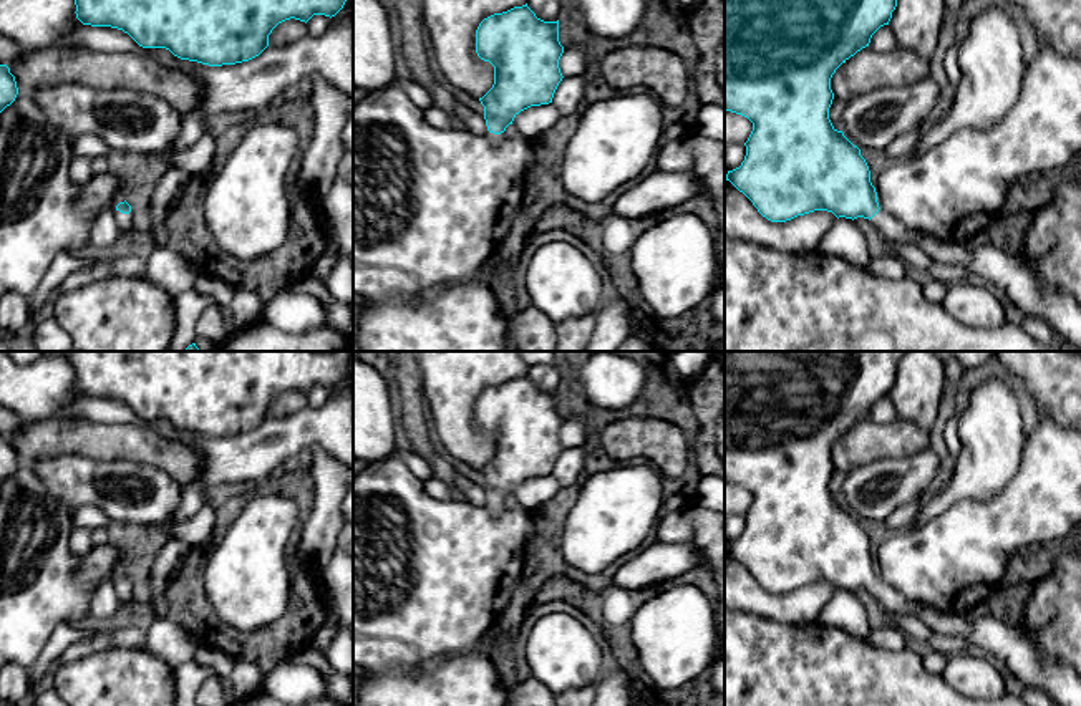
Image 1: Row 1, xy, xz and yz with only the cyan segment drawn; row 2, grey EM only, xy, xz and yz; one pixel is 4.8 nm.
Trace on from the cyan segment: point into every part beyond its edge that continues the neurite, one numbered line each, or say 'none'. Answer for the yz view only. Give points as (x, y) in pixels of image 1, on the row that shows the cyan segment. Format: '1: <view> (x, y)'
1: yz (1027, 290)

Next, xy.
1: xy (123, 221)

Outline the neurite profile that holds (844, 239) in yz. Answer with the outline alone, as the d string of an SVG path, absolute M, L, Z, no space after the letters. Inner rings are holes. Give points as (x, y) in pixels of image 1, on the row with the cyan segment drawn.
M839 217L831 225L822 237L819 250L860 268L867 268L872 260L864 234L852 219L846 217Z

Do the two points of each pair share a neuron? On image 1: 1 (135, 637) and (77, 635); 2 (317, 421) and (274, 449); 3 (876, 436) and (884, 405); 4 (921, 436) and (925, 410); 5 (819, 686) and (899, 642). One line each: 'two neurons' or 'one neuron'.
1: two neurons
2: one neuron
3: two neurons
4: two neurons
5: two neurons

